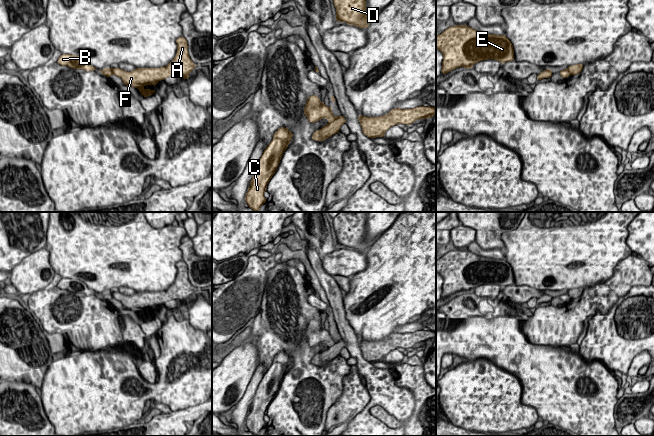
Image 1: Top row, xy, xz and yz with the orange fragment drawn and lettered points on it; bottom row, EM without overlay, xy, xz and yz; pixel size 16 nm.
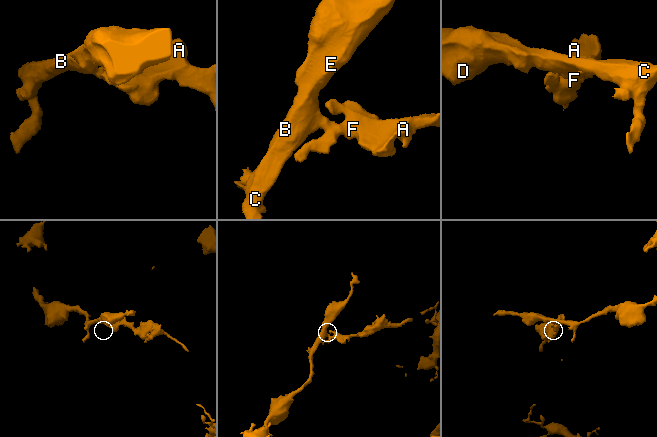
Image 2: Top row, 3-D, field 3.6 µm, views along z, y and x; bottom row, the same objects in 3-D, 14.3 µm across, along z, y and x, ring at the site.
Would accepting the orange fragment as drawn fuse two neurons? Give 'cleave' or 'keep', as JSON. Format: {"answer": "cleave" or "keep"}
{"answer": "cleave"}

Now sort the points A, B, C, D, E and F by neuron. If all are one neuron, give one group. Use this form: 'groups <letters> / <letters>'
groups A F / B C D E

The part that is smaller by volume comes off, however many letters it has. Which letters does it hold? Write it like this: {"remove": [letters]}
{"remove": ["A", "F"]}

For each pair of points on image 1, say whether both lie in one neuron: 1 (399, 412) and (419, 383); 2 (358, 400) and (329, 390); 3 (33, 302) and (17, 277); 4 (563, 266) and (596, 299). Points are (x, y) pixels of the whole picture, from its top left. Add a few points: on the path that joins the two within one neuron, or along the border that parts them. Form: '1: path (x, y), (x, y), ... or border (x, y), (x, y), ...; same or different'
1: border (410, 390), (414, 399), (414, 409), (411, 415); different
2: border (350, 372), (343, 380), (343, 392), (327, 413); different
3: border (44, 288), (34, 291), (25, 297); different
4: border (606, 280), (584, 288); different

